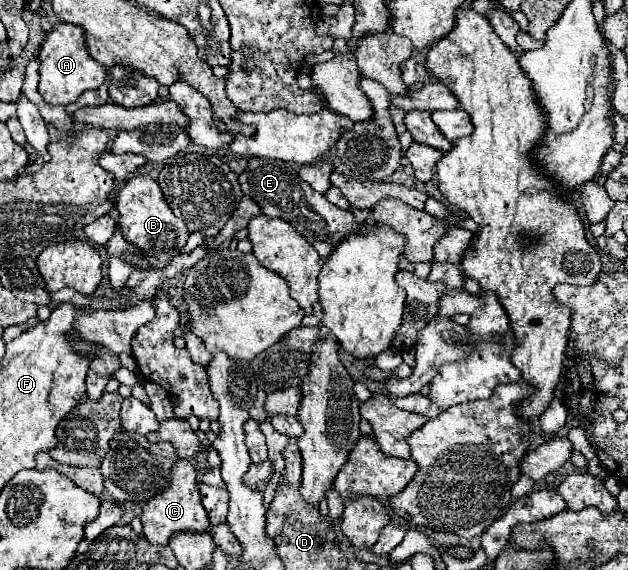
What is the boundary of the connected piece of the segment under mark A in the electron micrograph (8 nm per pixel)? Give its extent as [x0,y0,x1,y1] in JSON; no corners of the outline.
[38,22,106,106]

